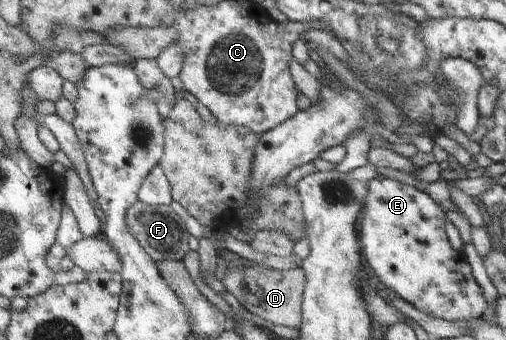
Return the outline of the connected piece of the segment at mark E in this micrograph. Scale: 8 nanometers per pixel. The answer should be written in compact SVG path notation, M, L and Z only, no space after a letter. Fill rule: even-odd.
M375 176L368 182L368 197L365 213L361 214L361 249L364 251L367 267L374 273L381 285L396 297L418 311L445 321L471 320L481 317L486 304L481 288L473 275L463 252L455 251L445 234L444 210L431 201L431 197L417 188L391 178Z

